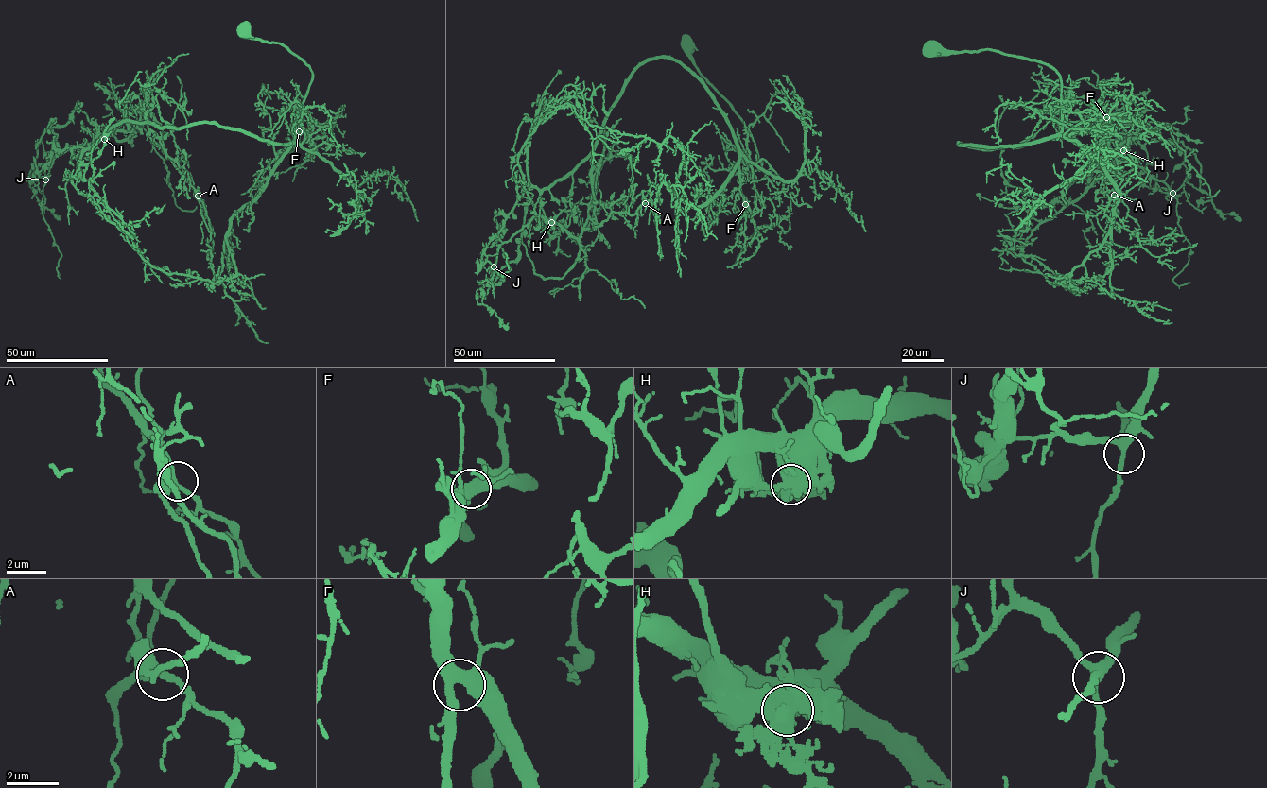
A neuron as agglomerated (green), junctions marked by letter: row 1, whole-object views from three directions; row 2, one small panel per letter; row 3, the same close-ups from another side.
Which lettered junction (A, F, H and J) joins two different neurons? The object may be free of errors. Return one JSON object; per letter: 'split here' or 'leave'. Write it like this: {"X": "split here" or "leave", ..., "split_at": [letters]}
{"A": "leave", "F": "leave", "H": "split here", "J": "leave", "split_at": ["H"]}

